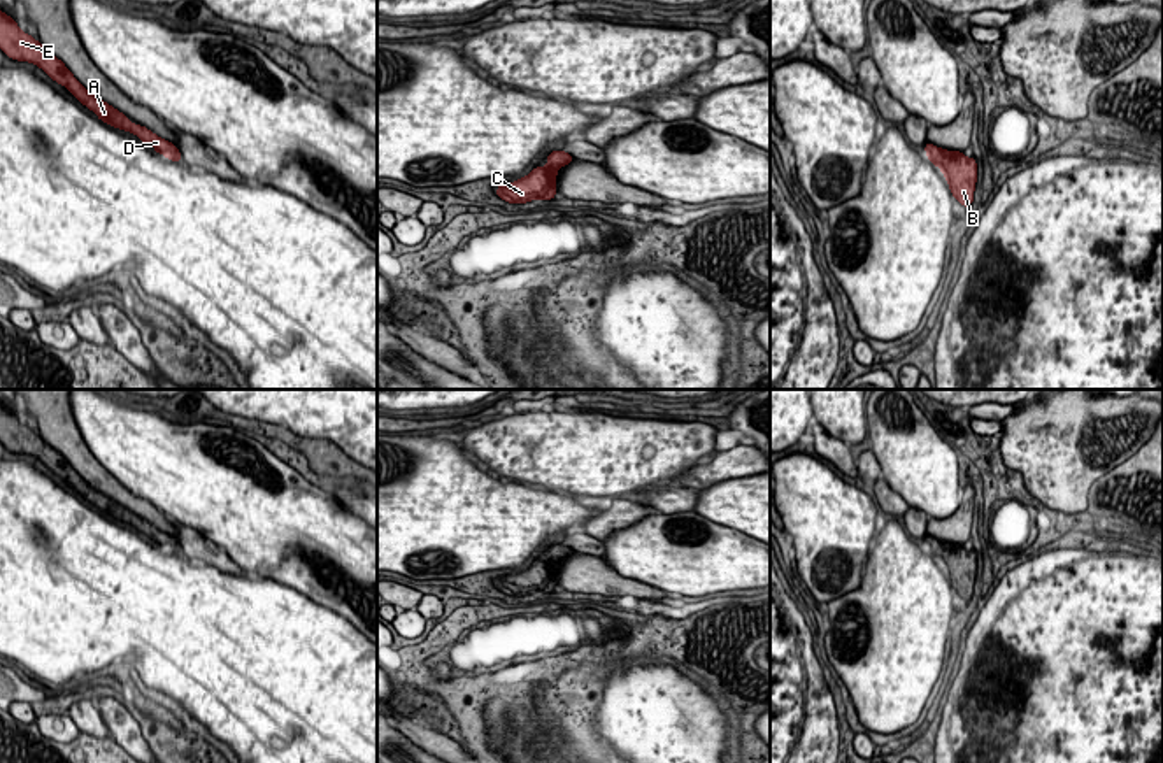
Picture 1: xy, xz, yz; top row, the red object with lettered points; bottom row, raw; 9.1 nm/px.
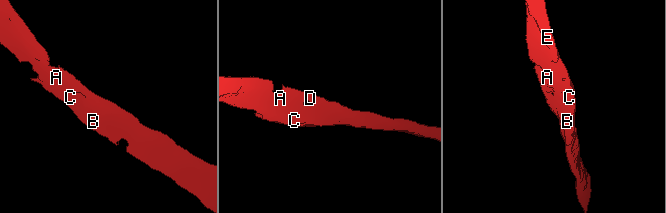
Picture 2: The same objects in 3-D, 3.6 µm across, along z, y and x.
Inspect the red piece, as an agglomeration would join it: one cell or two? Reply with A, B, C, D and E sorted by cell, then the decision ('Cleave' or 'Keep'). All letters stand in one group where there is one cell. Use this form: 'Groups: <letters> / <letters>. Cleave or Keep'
Groups: A B C D E. Keep

